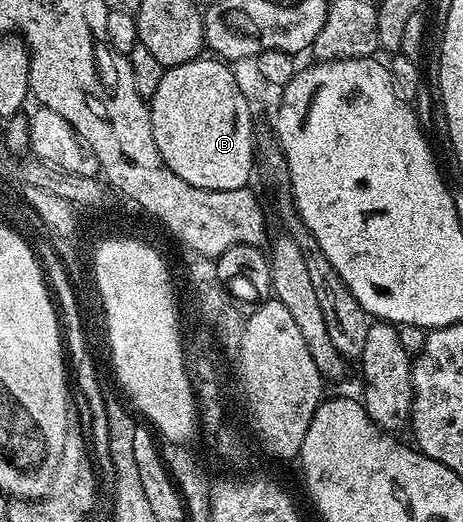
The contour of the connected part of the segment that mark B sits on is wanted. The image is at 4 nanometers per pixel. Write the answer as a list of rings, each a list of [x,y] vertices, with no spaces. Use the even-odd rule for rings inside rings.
[[[202,55],[182,65],[166,68],[159,82],[159,91],[155,91],[152,101],[148,102],[151,115],[151,127],[155,135],[155,147],[163,155],[163,163],[179,175],[191,187],[203,187],[215,191],[235,191],[250,184],[249,176],[255,166],[255,136],[253,137],[253,117],[249,114],[249,101],[224,60]]]

